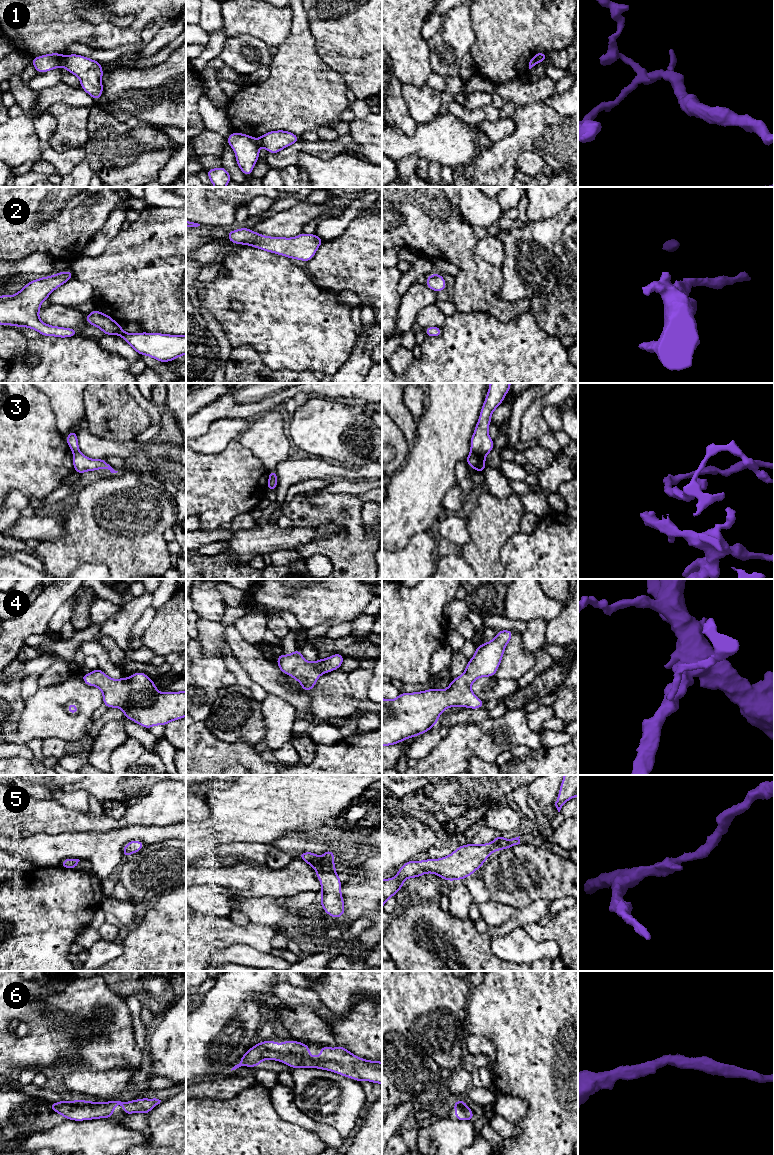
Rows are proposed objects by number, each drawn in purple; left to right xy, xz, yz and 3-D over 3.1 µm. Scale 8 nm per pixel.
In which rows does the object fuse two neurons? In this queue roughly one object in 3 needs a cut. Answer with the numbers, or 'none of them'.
1, 3

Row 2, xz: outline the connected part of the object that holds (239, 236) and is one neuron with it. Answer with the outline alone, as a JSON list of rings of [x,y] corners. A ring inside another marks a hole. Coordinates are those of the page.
[[[247,227],[227,232],[230,243],[249,245],[263,251],[276,253],[291,259],[310,261],[319,246],[325,241],[316,234],[305,234],[292,238],[261,235]]]

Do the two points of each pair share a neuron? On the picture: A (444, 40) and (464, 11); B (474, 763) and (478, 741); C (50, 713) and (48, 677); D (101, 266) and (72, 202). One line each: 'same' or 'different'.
A: same
B: different
C: different
D: different

